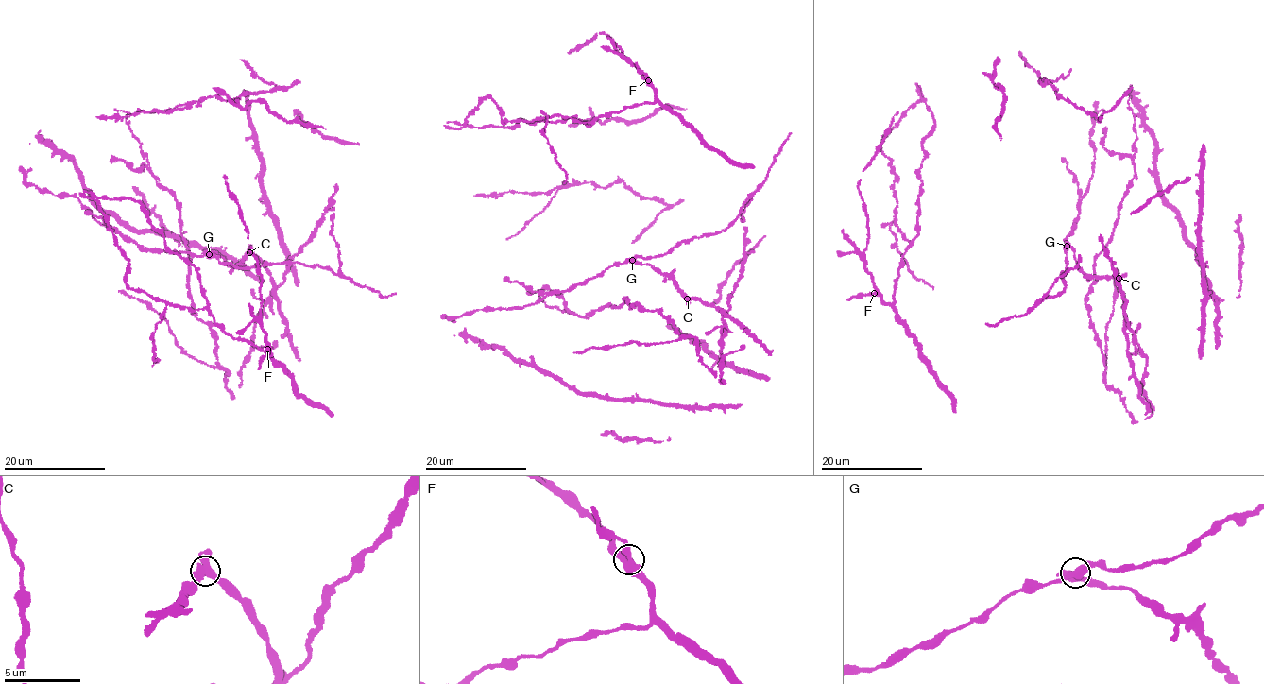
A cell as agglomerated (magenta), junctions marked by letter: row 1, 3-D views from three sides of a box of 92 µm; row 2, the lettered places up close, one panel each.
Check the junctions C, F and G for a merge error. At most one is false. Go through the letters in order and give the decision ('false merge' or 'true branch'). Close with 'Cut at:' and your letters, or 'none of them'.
C: true branch
F: true branch
G: true branch
Cut at: none of them

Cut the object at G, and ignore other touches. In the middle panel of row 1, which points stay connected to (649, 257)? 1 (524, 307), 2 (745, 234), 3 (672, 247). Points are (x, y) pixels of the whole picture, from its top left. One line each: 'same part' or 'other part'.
1: same part
2: other part
3: same part

